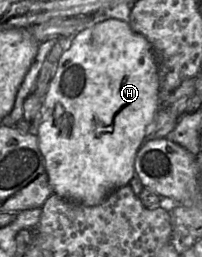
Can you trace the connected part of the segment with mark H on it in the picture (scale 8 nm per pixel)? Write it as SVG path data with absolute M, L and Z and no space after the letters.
M108 18L78 33L73 38L70 48L62 54L58 61L55 74L43 99L42 117L37 129L39 149L44 157L46 173L54 194L64 200L87 206L96 206L116 189L129 185L130 180L135 176L134 162L136 154L146 141L151 124L158 111L159 91L160 82L152 46L143 35L132 30L128 21Z

